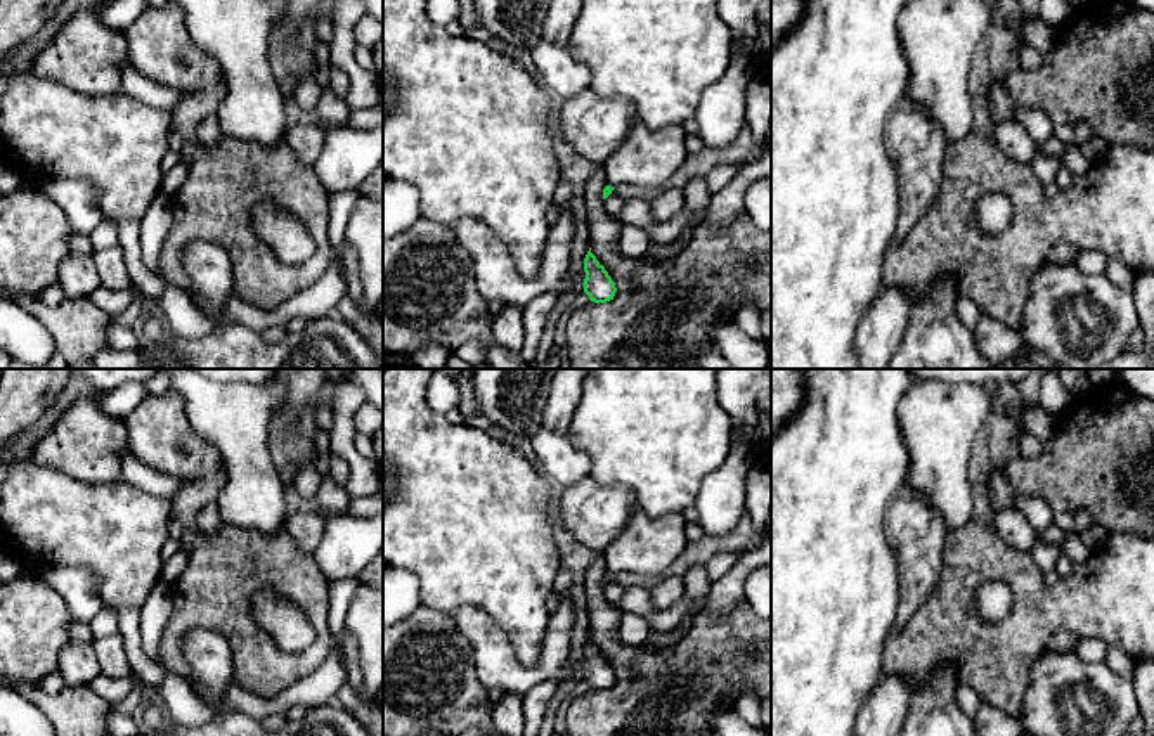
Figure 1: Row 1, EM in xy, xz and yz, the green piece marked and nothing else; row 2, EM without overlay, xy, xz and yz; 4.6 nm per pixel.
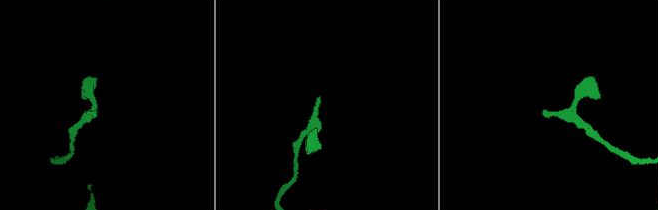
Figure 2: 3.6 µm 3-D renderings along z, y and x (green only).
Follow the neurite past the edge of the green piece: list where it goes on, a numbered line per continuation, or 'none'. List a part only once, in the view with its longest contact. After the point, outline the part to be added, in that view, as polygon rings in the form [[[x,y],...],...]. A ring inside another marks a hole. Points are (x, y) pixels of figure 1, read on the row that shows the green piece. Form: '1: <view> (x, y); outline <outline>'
1: xz (647, 156); outline [[[638,121],[605,163],[606,184],[662,185],[688,158],[681,125],[650,130]]]

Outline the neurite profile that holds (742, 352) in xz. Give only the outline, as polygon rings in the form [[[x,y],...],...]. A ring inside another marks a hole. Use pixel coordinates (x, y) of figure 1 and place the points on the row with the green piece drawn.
[[[719,317],[710,326],[710,341],[733,369],[769,369],[769,350],[743,332],[731,317]]]

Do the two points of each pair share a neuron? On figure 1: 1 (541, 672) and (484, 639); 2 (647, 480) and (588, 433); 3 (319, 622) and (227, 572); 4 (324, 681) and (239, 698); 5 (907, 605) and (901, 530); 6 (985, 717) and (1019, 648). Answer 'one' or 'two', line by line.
1: one
2: one
3: one
4: one
5: one
6: two

